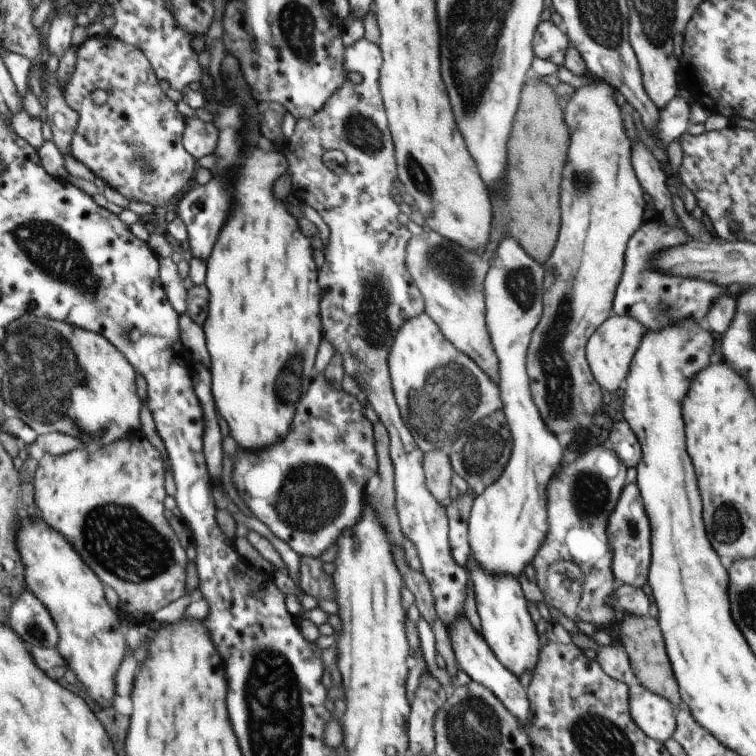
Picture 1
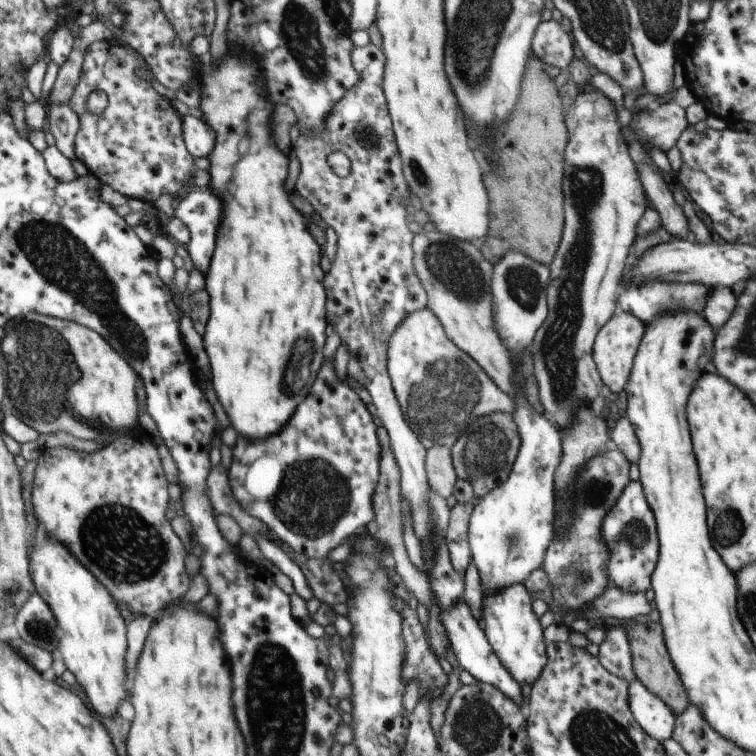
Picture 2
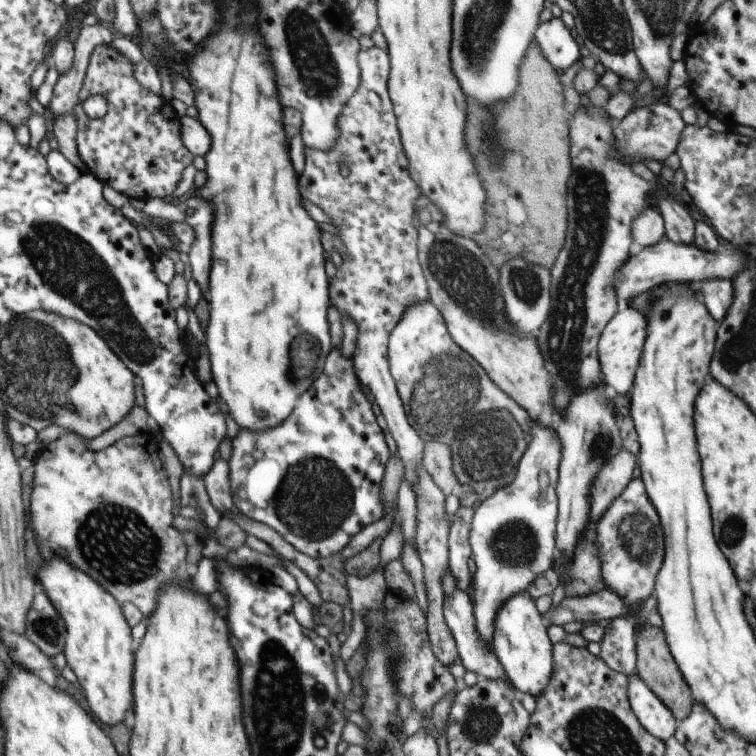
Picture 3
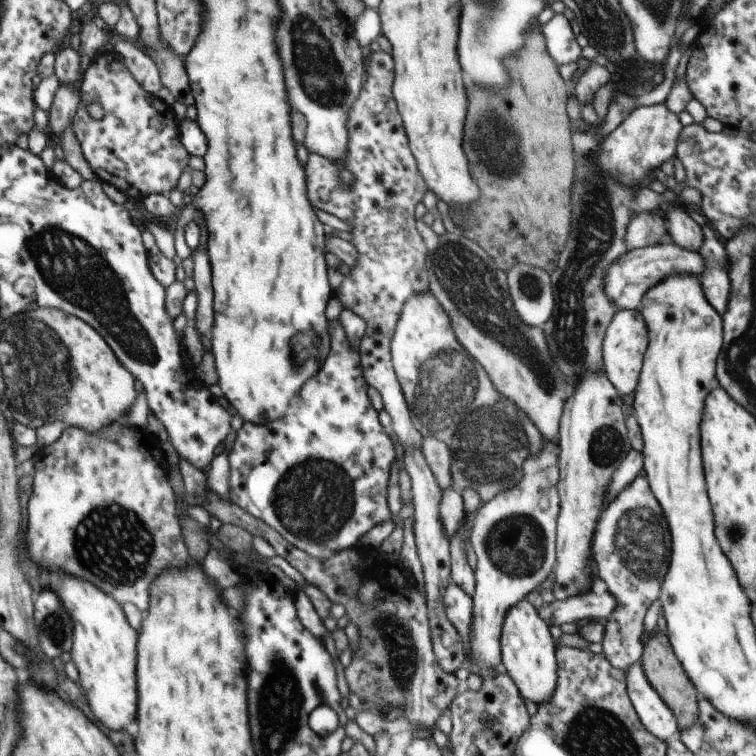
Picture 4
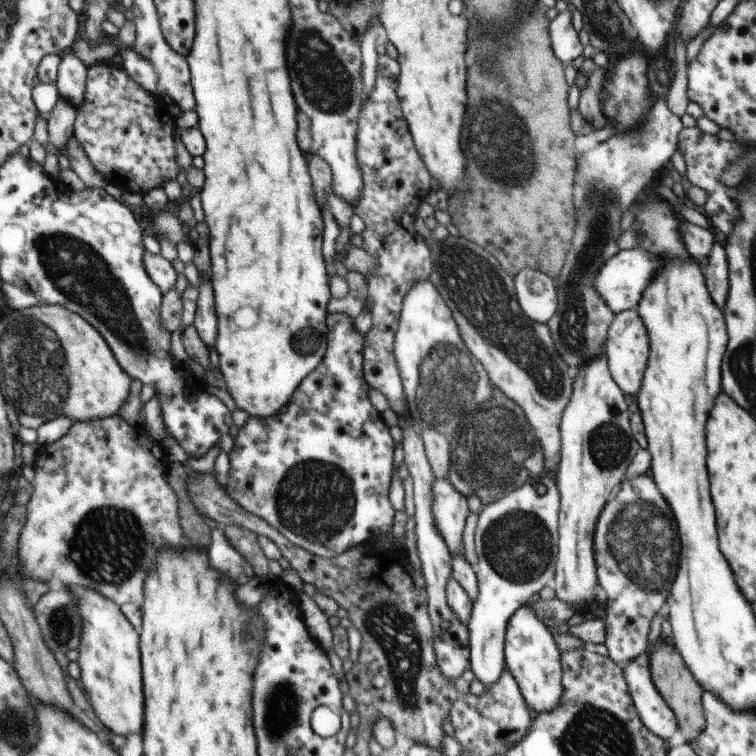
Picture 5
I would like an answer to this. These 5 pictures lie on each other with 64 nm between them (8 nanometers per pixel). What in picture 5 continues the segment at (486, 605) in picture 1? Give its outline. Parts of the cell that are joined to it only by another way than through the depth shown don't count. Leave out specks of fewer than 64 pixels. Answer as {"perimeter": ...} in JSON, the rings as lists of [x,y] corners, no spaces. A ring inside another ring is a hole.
{"perimeter":[[[530,604],[516,610],[508,620],[505,631],[505,669],[518,684],[526,705],[537,713],[552,711],[562,697],[561,652],[556,646],[553,634],[536,616]]]}

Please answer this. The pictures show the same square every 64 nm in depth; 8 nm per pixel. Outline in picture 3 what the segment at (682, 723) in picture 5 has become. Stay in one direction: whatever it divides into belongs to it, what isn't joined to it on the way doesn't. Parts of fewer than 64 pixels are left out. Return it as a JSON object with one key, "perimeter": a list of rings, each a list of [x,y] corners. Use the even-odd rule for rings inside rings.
{"perimeter":[[[641,624],[635,635],[635,648],[637,651],[637,676],[673,713],[677,723],[685,720],[690,715],[694,700],[674,658],[672,658],[672,654],[670,654],[670,650],[668,650],[668,646],[666,646],[662,628]]]}

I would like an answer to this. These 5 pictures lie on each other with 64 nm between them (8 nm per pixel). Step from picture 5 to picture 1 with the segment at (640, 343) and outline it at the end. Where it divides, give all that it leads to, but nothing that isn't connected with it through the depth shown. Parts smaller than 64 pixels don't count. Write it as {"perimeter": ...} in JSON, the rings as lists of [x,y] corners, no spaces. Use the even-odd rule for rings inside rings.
{"perimeter":[[[611,314],[608,320],[592,334],[591,339],[586,344],[586,360],[588,360],[588,366],[594,374],[594,378],[604,390],[616,392],[618,386],[624,387],[632,359],[646,332],[645,326],[638,320],[634,320],[632,316]]]}

